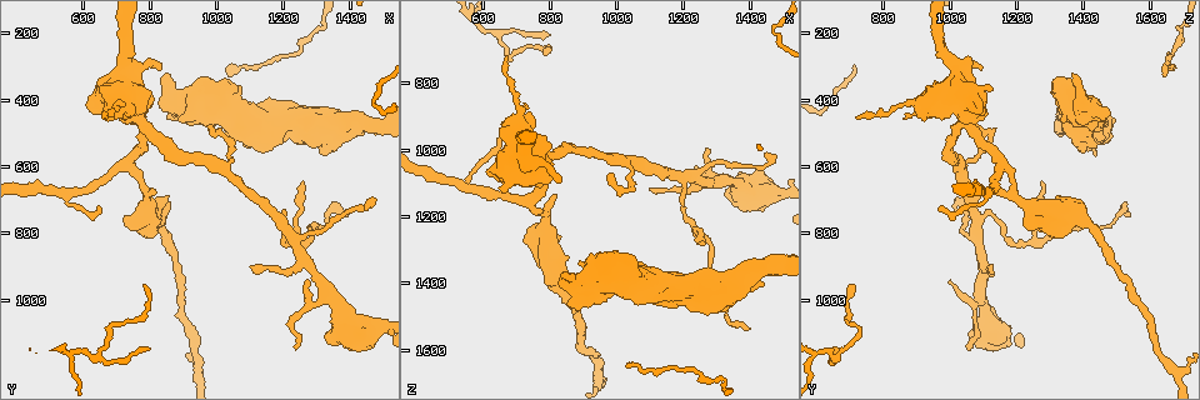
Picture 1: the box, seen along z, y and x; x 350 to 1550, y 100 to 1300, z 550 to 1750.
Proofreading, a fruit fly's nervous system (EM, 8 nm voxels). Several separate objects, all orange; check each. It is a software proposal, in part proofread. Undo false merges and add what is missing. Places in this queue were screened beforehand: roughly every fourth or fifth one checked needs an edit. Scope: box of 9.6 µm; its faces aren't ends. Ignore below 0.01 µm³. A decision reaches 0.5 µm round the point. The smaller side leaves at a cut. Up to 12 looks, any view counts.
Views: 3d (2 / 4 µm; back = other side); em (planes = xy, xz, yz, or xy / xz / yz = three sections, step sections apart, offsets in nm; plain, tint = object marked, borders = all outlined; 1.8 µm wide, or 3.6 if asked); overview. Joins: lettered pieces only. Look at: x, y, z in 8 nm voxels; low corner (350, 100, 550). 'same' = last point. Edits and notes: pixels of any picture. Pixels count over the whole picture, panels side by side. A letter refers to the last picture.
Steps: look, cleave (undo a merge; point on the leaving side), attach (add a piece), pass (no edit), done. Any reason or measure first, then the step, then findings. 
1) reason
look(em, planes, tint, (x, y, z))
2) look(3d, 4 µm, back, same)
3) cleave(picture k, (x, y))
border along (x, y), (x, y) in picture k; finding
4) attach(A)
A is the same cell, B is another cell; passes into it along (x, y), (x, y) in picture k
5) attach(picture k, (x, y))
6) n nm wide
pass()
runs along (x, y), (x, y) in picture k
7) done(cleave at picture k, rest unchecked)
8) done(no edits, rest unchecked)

sudden change in width
look(em, planes, plain, (1230, 910, 1120))

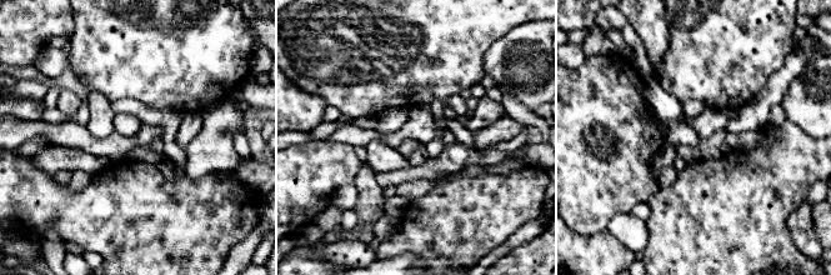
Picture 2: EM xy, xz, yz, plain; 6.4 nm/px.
look(em, planes, tint, same)

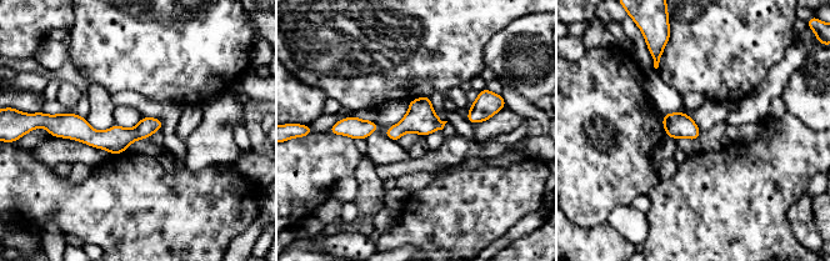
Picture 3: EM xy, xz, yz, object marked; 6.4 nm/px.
look(em, planes, borders, same)

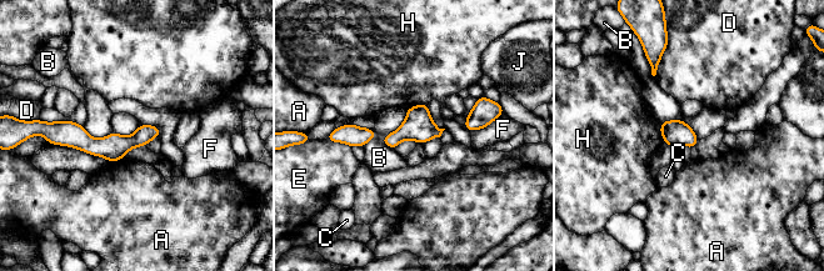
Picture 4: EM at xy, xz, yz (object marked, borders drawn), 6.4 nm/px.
pass()
A, B, C, D, E, F, H and J are other cells; runs along (59, 131), (89, 145), (156, 134) in picture 4; all the same neuron

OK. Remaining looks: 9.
thick turns thin
look(em, xy, step 16, tint, (1020, 600, 1040))

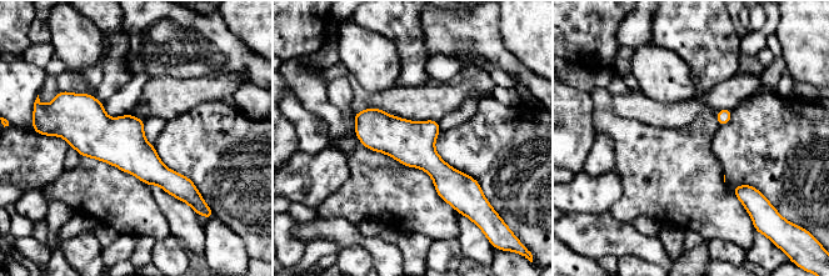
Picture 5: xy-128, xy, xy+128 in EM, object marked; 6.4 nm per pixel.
look(em, planes, borders, same)

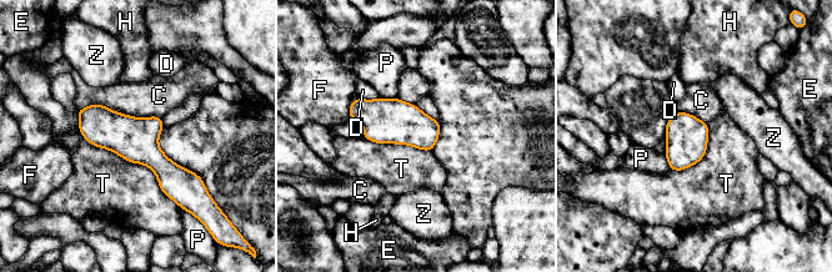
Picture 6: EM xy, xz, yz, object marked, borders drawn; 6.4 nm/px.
pass()
C, D, E, F, H, P, T and Z are other cells; border along (84, 137), (146, 165), (181, 210) in picture 6; continuous, no second neuron

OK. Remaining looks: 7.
sudden change in width
look(em, planes, tint, (1360, 470, 1400))

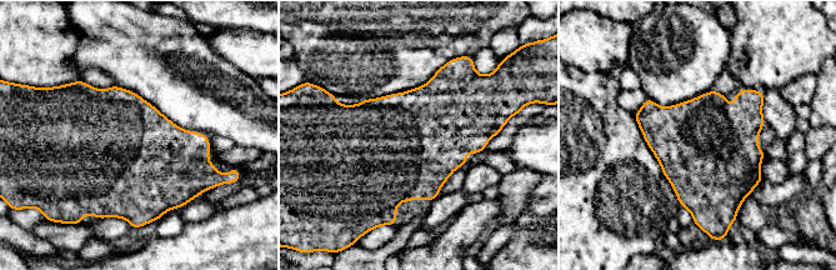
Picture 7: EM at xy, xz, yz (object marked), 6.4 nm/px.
look(em, planes, borders, same)

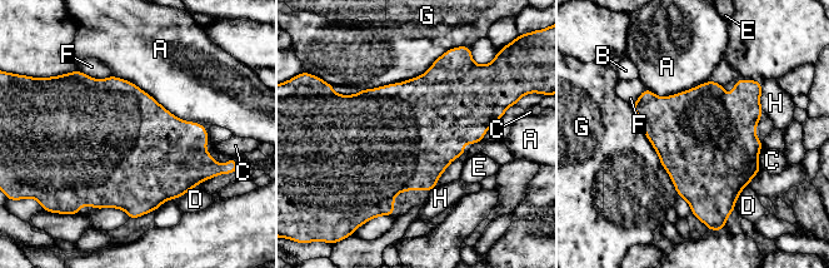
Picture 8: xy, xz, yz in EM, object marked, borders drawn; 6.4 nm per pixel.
A touches over 650 nm
pass()
A, B, C, D, E, F, G and H are other cells; border along (114, 75), (204, 127) in picture 8; continuous, no second neuron

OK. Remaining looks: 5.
long arm stops here
look(em, xy, step 8, tint, (1400, 740, 1530))

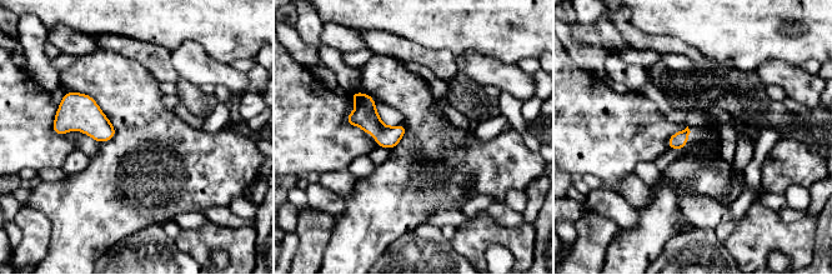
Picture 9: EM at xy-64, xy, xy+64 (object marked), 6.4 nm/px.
cut it another way
look(em, planes, borders, same)

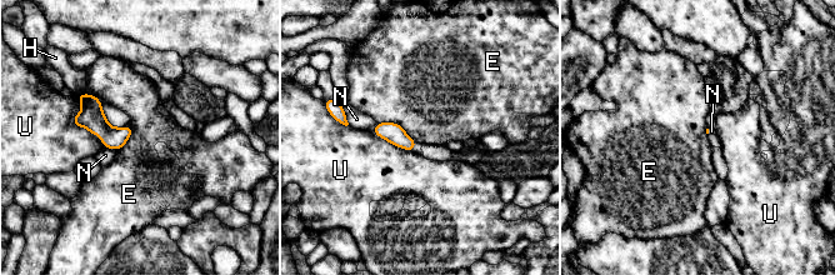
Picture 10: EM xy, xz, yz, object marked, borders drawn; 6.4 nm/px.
attach(N)
N is the same cell, E, H and U are other cells; passes into it along (393, 133), (373, 131), (356, 119) in picture 10; the neuron continues

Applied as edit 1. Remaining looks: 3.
look(overview)

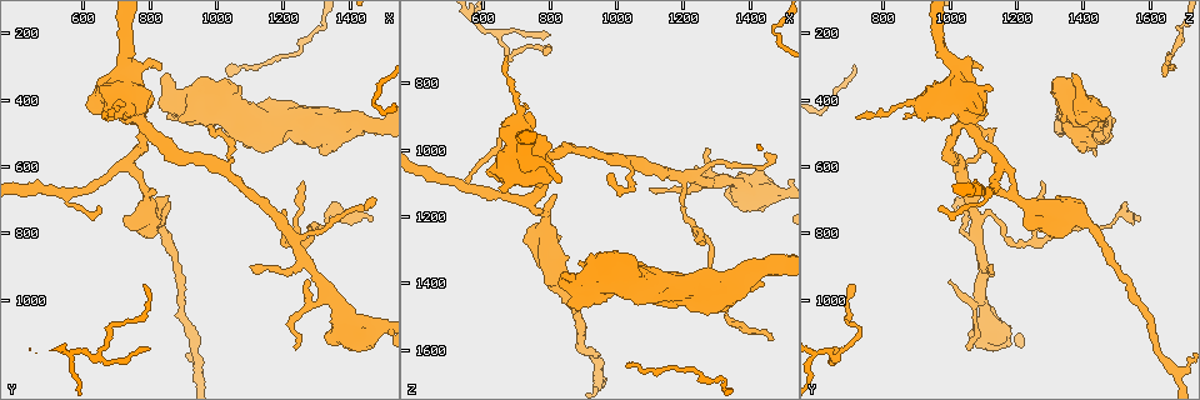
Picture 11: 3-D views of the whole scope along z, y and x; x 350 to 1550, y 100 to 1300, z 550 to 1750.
thin end
look(em, xz, step 16, borders, (670, 460, 720))

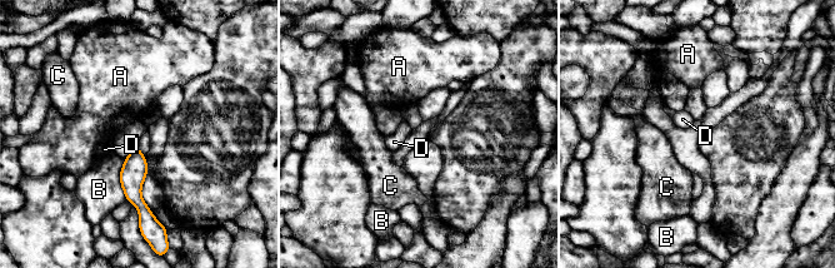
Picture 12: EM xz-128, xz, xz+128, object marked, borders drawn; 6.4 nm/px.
cut it another way
look(em, planes, borders, same)

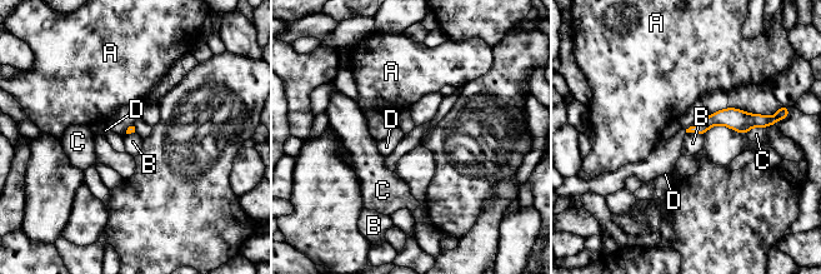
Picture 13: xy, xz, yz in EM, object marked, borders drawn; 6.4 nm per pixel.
pass()
A, B, C and D are other cells; runs along (765, 124), (712, 119), (692, 129) in picture 13; no lettered piece goes on from it

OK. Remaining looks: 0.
done(attach at picture 10, rest unchecked)

